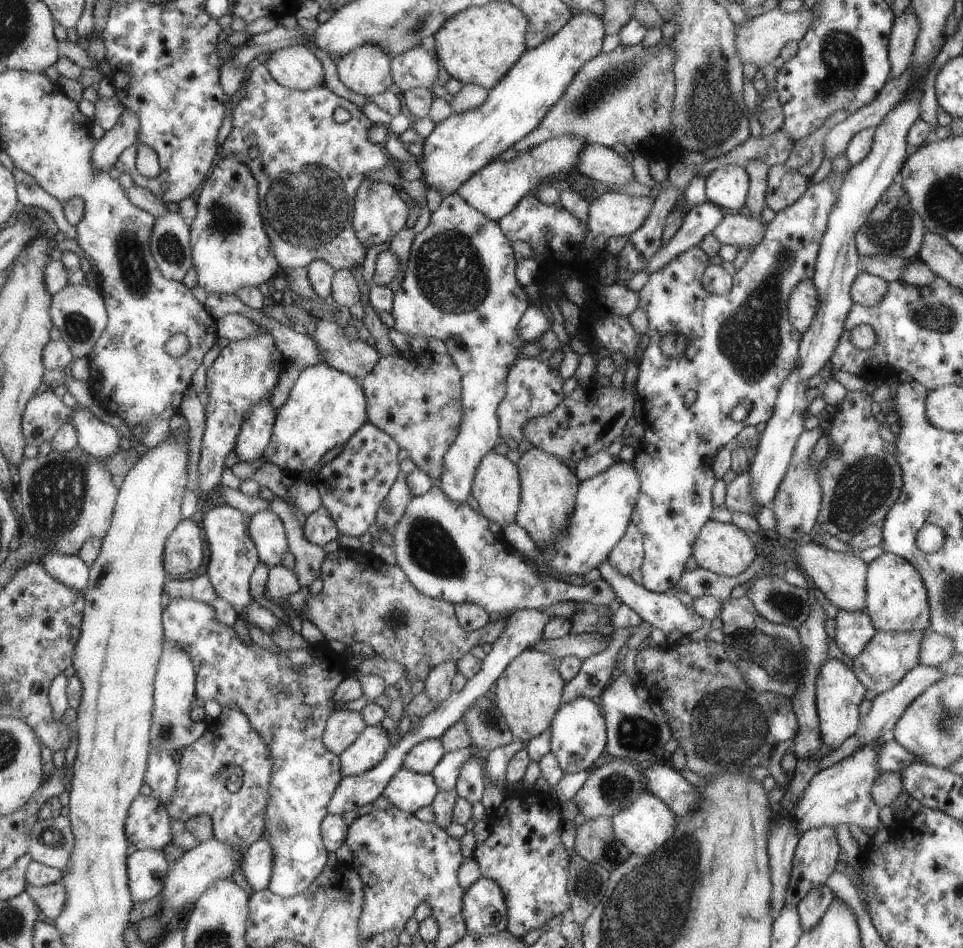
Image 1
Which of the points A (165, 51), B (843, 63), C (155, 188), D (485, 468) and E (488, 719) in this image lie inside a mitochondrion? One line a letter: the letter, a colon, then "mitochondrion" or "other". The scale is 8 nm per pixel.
A: other
B: mitochondrion
C: other
D: other
E: mitochondrion

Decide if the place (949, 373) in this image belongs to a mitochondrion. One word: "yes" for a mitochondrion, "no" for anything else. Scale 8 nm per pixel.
no

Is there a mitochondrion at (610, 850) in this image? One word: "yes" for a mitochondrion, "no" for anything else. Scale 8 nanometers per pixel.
yes

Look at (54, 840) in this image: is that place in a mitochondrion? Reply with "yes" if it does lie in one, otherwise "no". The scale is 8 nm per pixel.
yes

